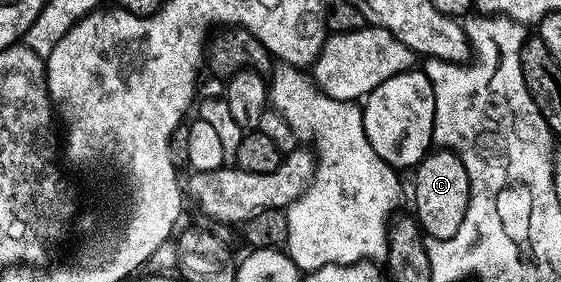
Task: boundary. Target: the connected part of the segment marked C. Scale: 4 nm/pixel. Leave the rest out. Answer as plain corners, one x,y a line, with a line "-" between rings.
438,148
430,152
416,166
413,177
413,209
421,232
434,242
444,243
454,237
467,215
469,206
469,180
467,167
447,149

